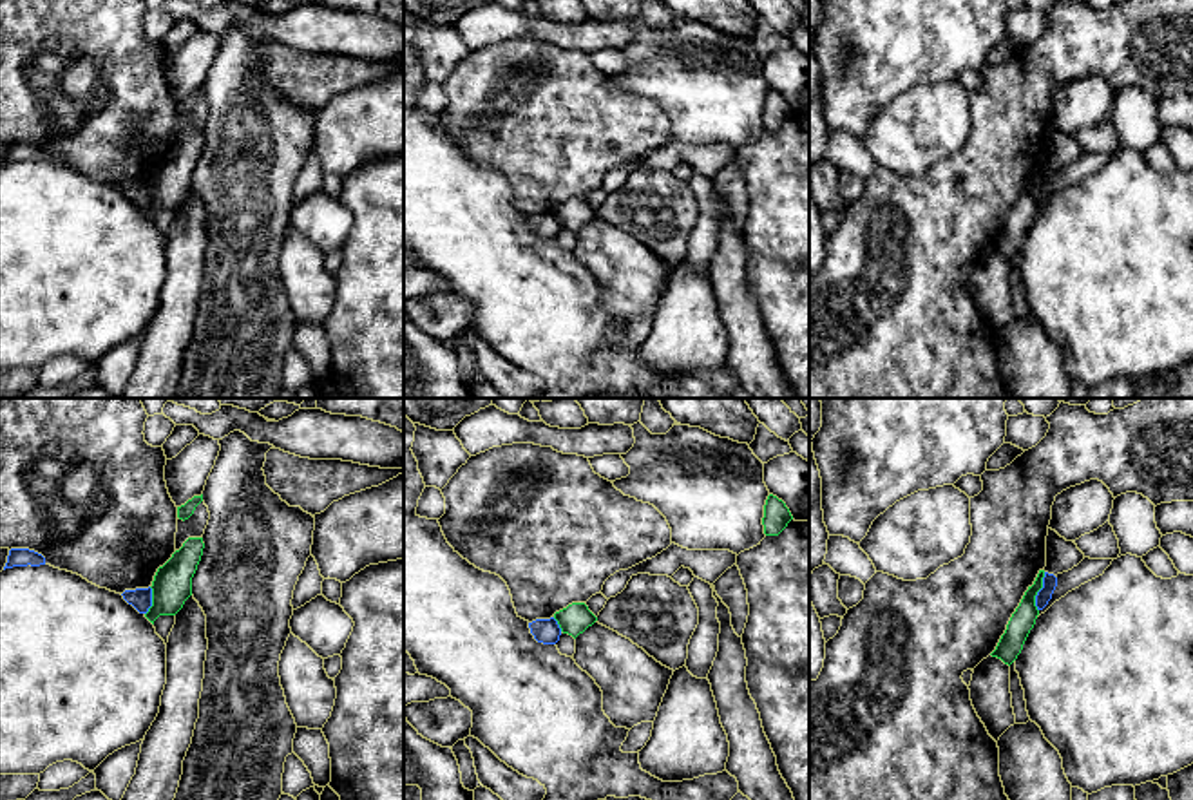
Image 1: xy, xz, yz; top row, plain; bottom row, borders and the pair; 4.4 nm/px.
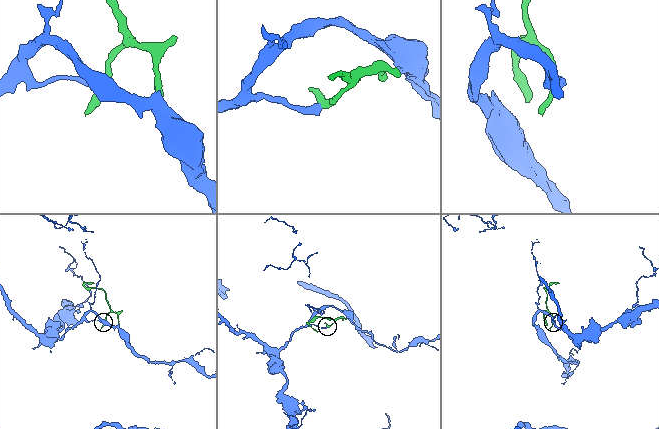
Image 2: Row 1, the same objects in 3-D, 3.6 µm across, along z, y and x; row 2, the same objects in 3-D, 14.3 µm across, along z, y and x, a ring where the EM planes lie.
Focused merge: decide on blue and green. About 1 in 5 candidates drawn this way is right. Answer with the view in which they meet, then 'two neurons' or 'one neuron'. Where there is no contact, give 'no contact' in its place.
meets blue in yz; two neurons

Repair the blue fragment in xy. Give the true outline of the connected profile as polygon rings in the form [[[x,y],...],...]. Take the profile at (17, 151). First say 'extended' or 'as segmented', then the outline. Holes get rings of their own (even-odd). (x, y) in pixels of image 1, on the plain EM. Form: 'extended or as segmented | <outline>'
as segmented | [[[11,143],[4,165],[13,161],[27,161],[27,159],[31,161],[45,159],[45,152],[29,143]]]

